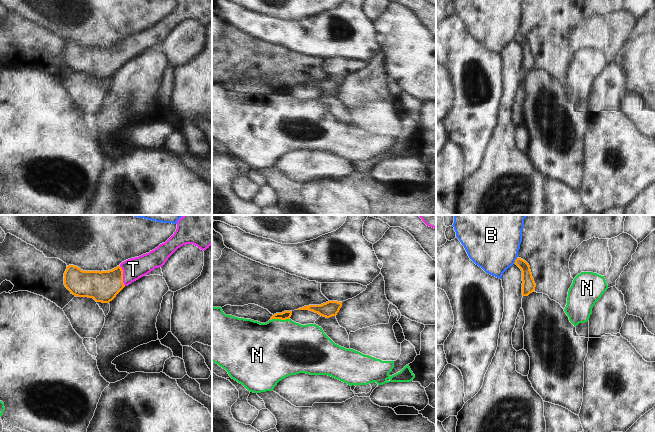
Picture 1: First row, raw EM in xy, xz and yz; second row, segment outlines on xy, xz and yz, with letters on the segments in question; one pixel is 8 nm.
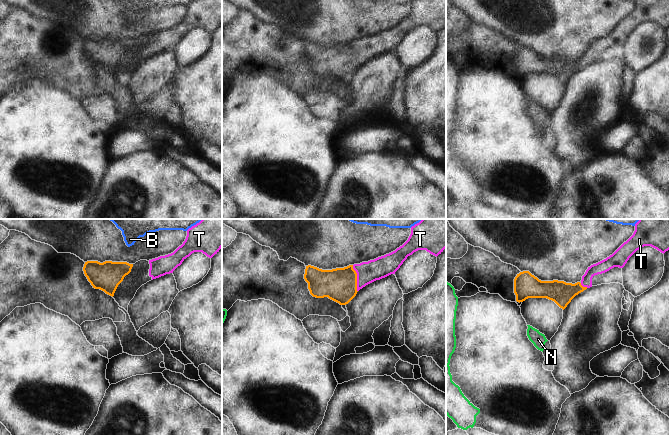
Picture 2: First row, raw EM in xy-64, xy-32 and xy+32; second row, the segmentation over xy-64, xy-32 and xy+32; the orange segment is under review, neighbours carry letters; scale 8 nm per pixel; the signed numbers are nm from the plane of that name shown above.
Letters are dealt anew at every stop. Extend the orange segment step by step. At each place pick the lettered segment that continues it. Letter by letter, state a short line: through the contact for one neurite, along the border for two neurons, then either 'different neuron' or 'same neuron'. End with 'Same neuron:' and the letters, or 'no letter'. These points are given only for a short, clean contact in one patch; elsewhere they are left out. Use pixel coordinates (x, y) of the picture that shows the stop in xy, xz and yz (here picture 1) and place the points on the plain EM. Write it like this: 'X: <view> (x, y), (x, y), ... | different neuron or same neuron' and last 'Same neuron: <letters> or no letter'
B: different neuron
N: xz (289, 94), (270, 96) | different neuron
T: xy (103, 62), (122, 52), (133, 45) | same neuron
Same neuron: T

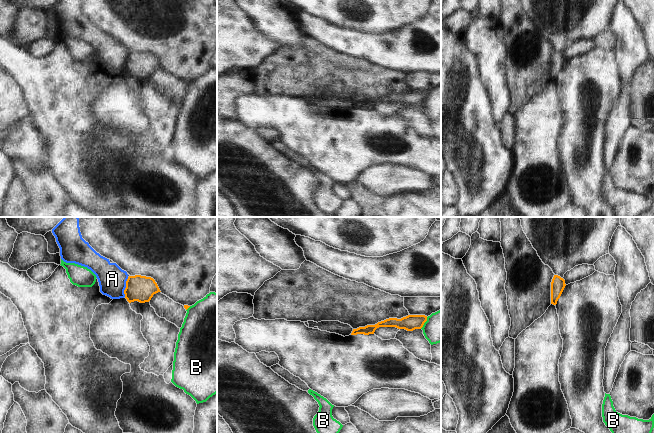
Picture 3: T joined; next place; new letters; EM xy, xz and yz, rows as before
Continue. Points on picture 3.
A: xy (128, 53), (125, 59), (124, 72) | different neuron
B: xz (427, 93), (427, 96), (420, 104) | different neuron
Same neuron: no letter

